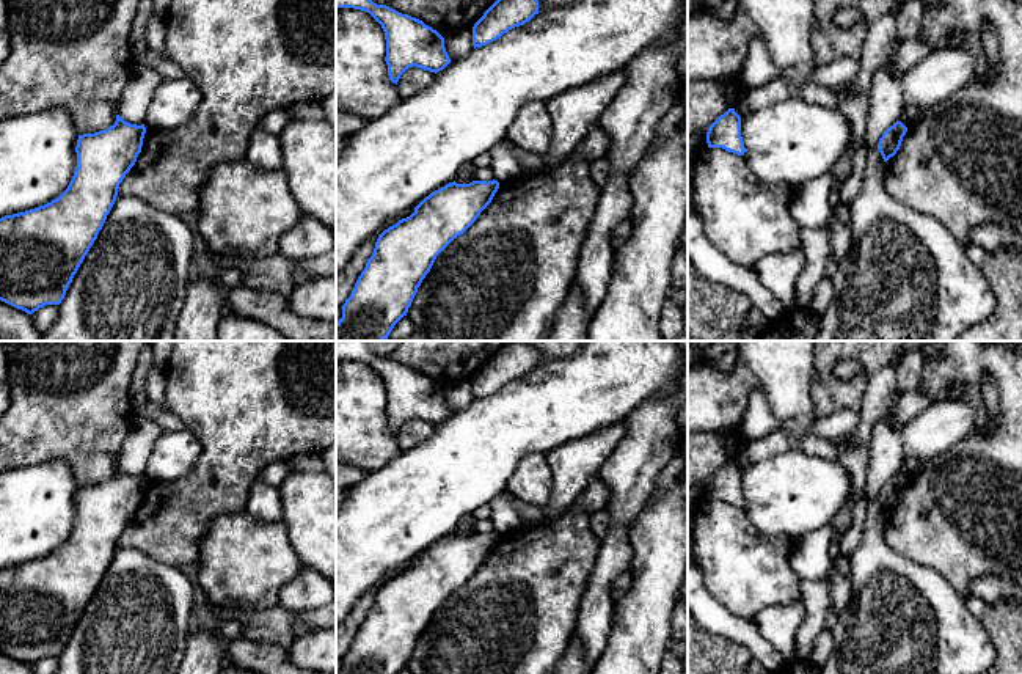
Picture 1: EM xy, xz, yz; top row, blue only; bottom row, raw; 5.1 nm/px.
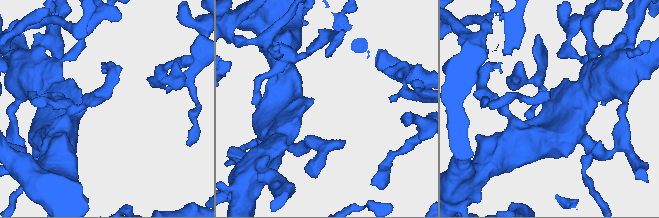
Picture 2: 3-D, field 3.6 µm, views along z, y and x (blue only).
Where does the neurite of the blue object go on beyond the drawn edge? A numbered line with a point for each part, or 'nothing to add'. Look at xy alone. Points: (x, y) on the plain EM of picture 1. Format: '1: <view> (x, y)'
nothing to add

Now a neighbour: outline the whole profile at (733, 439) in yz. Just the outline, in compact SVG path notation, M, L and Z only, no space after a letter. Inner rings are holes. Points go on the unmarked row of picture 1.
M739 426L728 427L714 434L724 441L730 460L736 460L736 457L749 445L749 440L744 437Z

